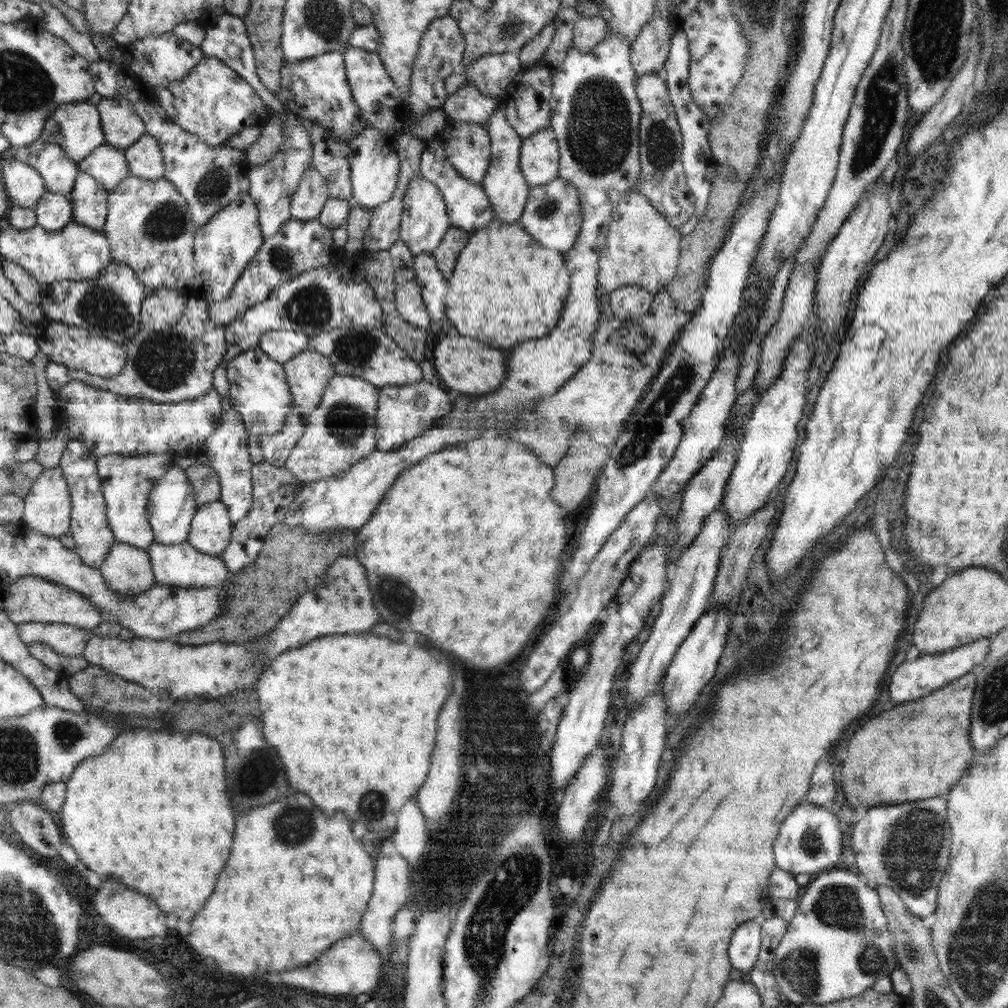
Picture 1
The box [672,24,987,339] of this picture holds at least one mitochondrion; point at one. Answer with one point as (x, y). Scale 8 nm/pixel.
(880, 96)

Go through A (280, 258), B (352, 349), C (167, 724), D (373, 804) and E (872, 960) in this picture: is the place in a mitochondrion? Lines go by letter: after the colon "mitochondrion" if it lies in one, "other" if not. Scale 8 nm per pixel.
A: mitochondrion
B: mitochondrion
C: other
D: mitochondrion
E: mitochondrion

